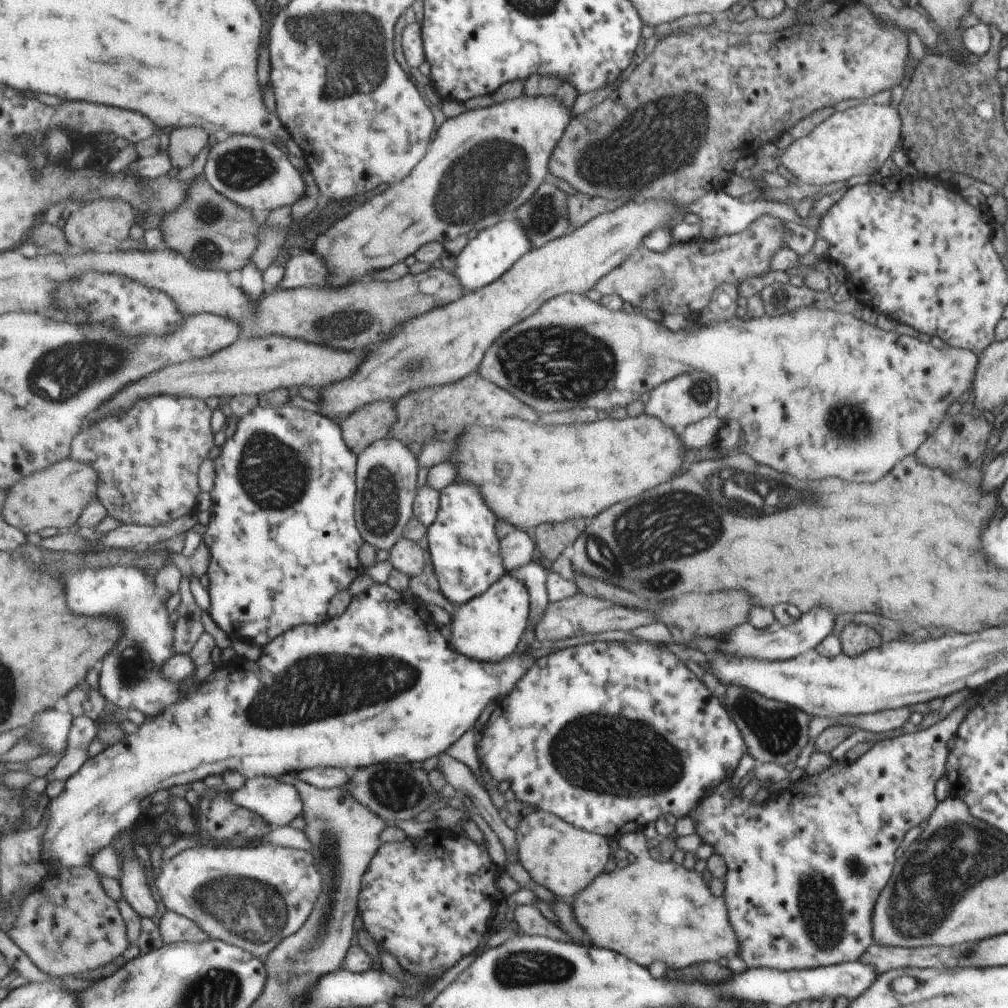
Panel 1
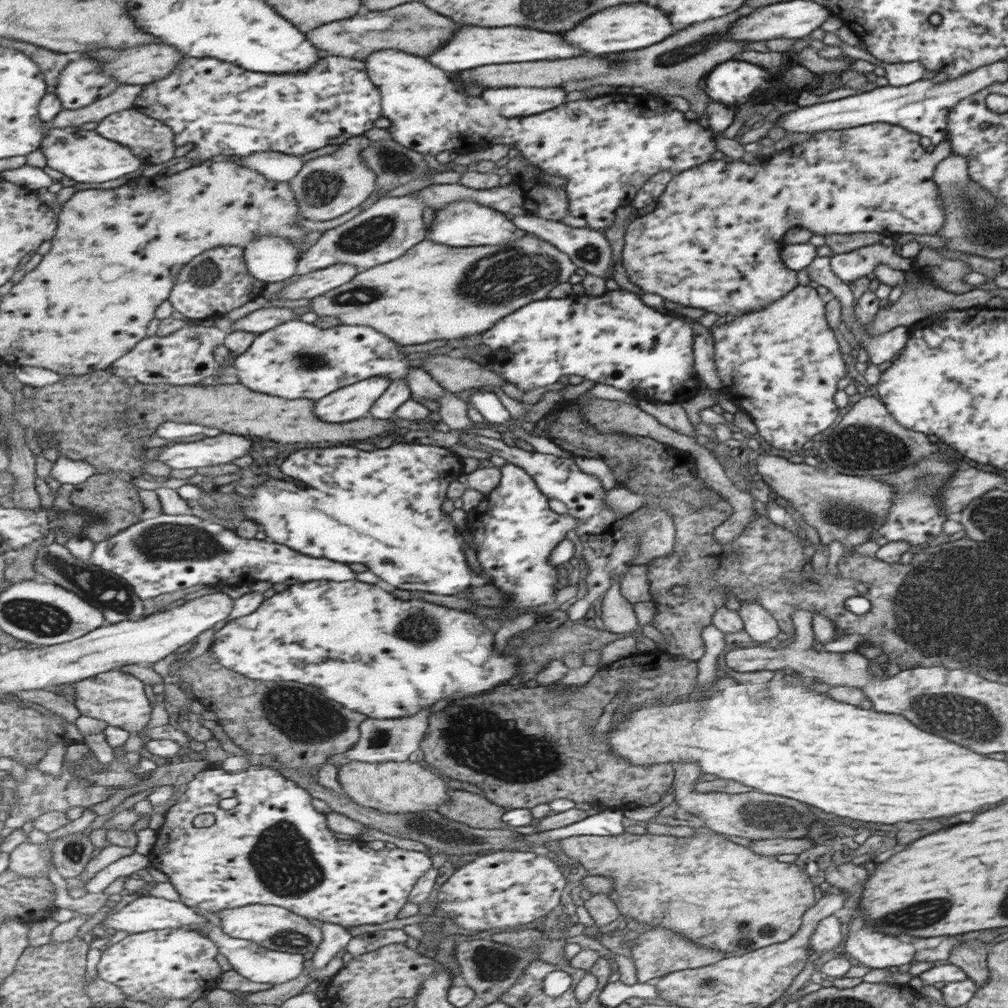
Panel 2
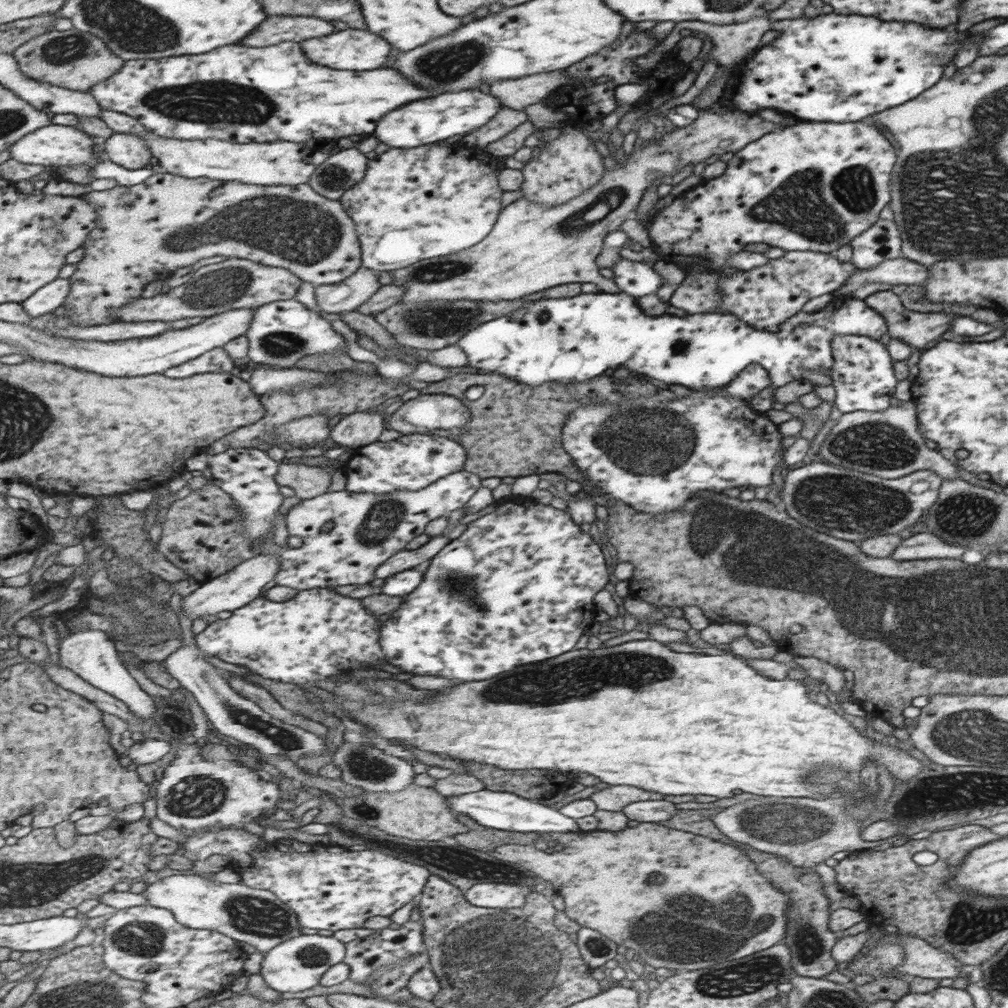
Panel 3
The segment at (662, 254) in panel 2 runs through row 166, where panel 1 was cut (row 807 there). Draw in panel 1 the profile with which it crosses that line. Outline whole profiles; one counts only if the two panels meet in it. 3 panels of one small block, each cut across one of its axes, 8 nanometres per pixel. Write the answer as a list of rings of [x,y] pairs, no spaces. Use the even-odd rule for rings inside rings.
[[[993,681],[989,682],[989,684],[983,684],[981,688],[977,688],[975,690],[971,690],[971,696],[967,697],[965,702],[959,703],[957,707],[955,707],[952,711],[950,711],[945,718],[941,721],[933,724],[932,726],[922,730],[922,731],[912,731],[909,730],[902,735],[898,735],[896,737],[890,739],[883,739],[882,741],[877,741],[869,750],[865,751],[860,757],[858,757],[854,762],[846,763],[844,760],[835,760],[829,762],[829,764],[825,765],[823,770],[820,773],[814,775],[807,775],[805,778],[797,779],[795,782],[792,782],[787,790],[781,792],[775,798],[767,797],[764,801],[760,803],[752,803],[751,800],[747,800],[745,798],[741,798],[740,792],[737,793],[735,789],[735,785],[733,785],[730,781],[731,776],[725,779],[720,786],[717,786],[715,791],[709,791],[708,795],[704,796],[697,804],[695,810],[689,814],[689,817],[694,824],[694,832],[701,838],[702,844],[707,844],[707,846],[711,846],[713,848],[713,853],[719,854],[721,858],[723,858],[723,862],[726,866],[726,871],[724,874],[723,880],[723,892],[722,895],[725,900],[725,906],[727,906],[727,912],[729,916],[729,922],[731,922],[731,926],[733,930],[735,930],[735,934],[737,938],[739,938],[740,950],[736,952],[737,957],[739,957],[743,964],[745,964],[747,969],[758,969],[758,968],[768,968],[775,969],[778,971],[800,971],[803,969],[812,969],[815,967],[826,967],[827,965],[836,965],[839,963],[844,963],[847,961],[857,961],[860,956],[871,946],[873,943],[872,940],[872,912],[875,910],[876,900],[880,896],[881,890],[883,890],[883,886],[887,884],[887,880],[889,880],[889,876],[891,876],[891,868],[894,868],[893,862],[895,862],[895,850],[897,850],[897,846],[899,846],[899,842],[901,842],[901,836],[905,836],[905,832],[909,830],[909,828],[913,828],[913,826],[917,826],[919,822],[923,822],[923,818],[929,818],[929,815],[935,810],[935,804],[939,804],[935,798],[933,798],[933,784],[941,778],[941,774],[946,771],[946,764],[948,760],[947,756],[947,748],[945,748],[945,742],[954,736],[956,728],[959,726],[959,723],[962,721],[962,718],[966,715],[966,712],[970,708],[970,704],[974,699],[974,696],[979,693],[982,693],[983,689],[986,689]]]

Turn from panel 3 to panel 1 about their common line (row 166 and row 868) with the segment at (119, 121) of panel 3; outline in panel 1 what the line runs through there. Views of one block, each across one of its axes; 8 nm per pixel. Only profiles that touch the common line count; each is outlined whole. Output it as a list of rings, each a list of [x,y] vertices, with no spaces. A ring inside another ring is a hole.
[[[263,844],[259,847],[239,848],[239,849],[225,849],[217,850],[217,847],[211,845],[201,846],[185,849],[179,854],[175,855],[169,862],[161,869],[155,885],[159,892],[159,896],[164,905],[167,906],[167,910],[175,911],[176,913],[185,915],[187,918],[194,920],[198,925],[201,925],[203,930],[209,933],[209,936],[213,939],[222,940],[232,945],[237,945],[247,952],[252,953],[256,957],[266,957],[279,943],[293,936],[294,932],[300,930],[301,927],[307,922],[309,915],[315,910],[317,899],[320,898],[321,891],[323,891],[323,874],[319,870],[319,864],[317,864],[314,856],[309,851],[277,846],[272,844]]]

